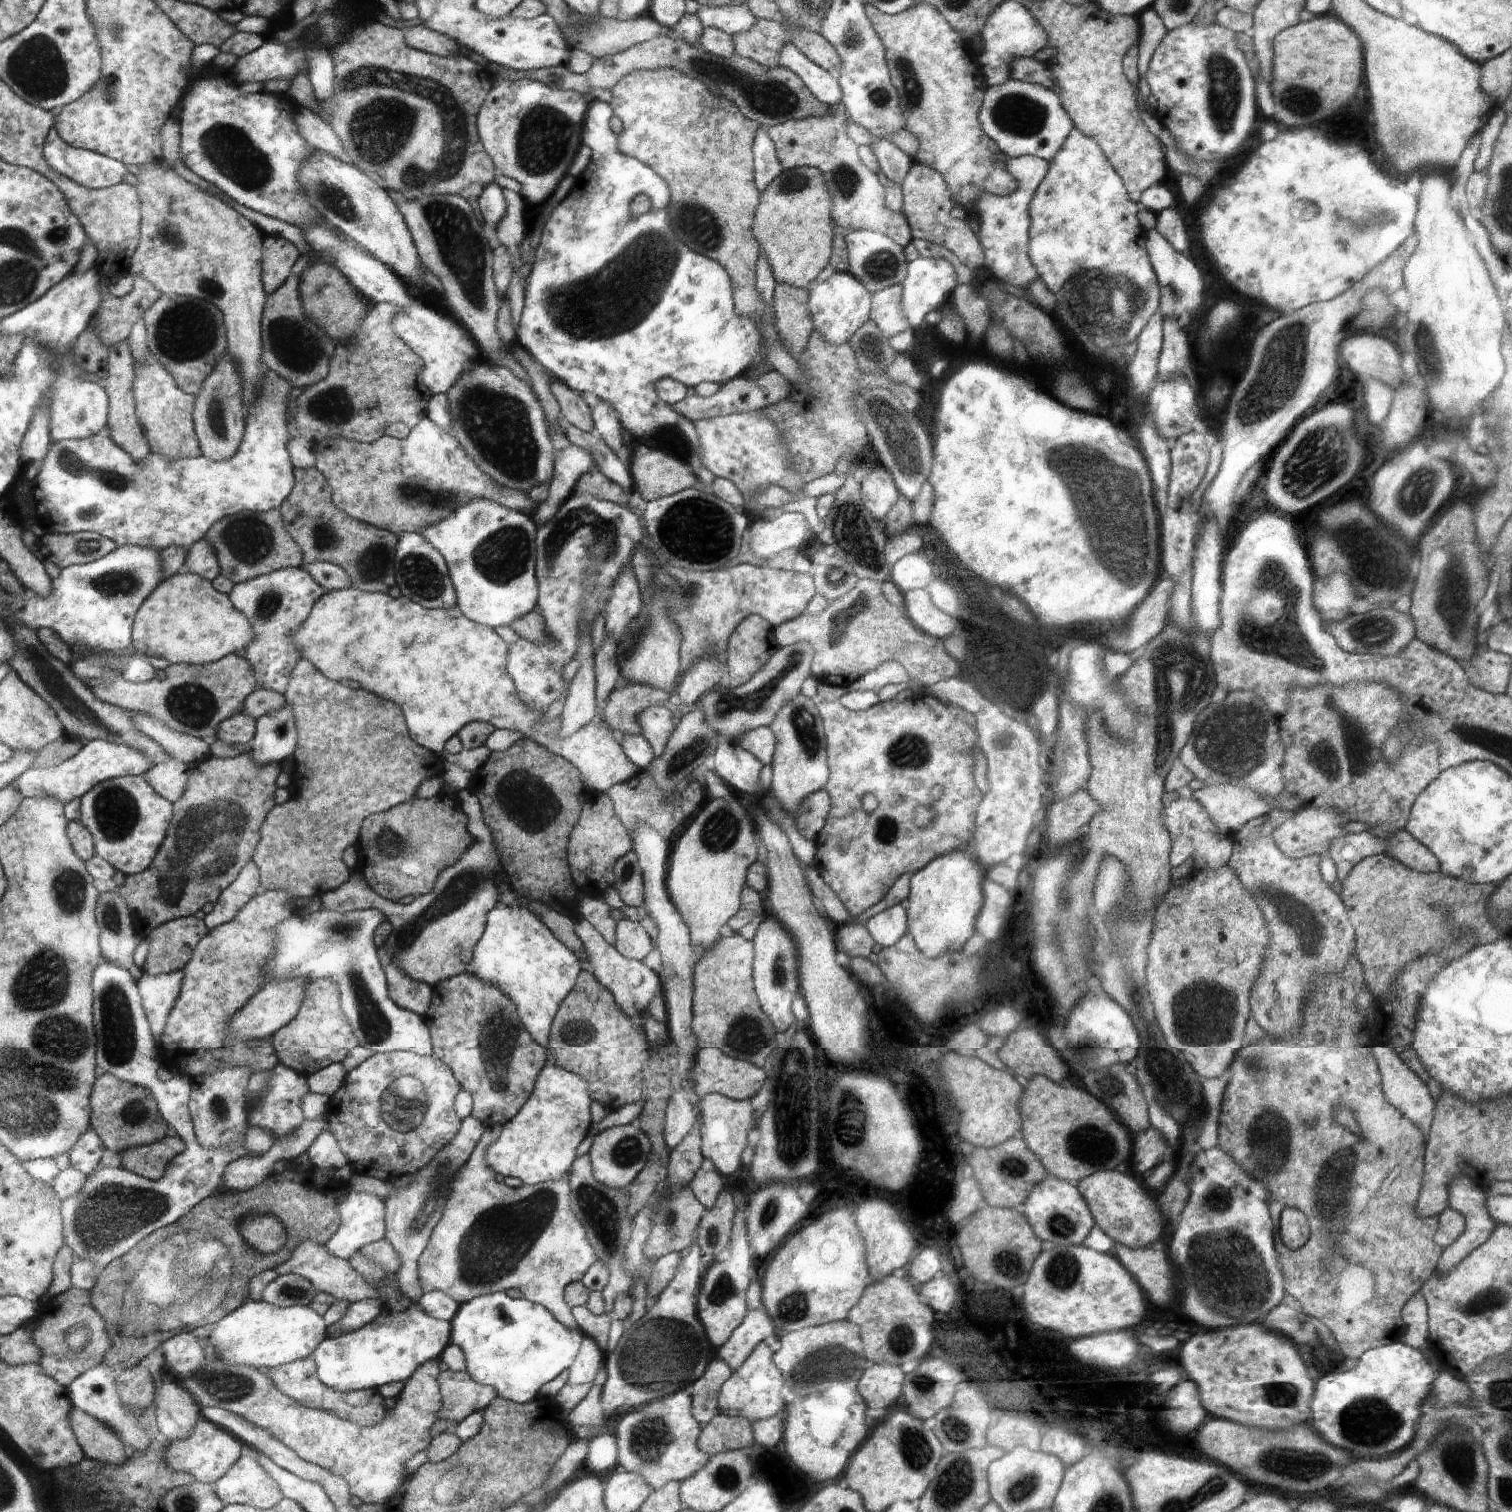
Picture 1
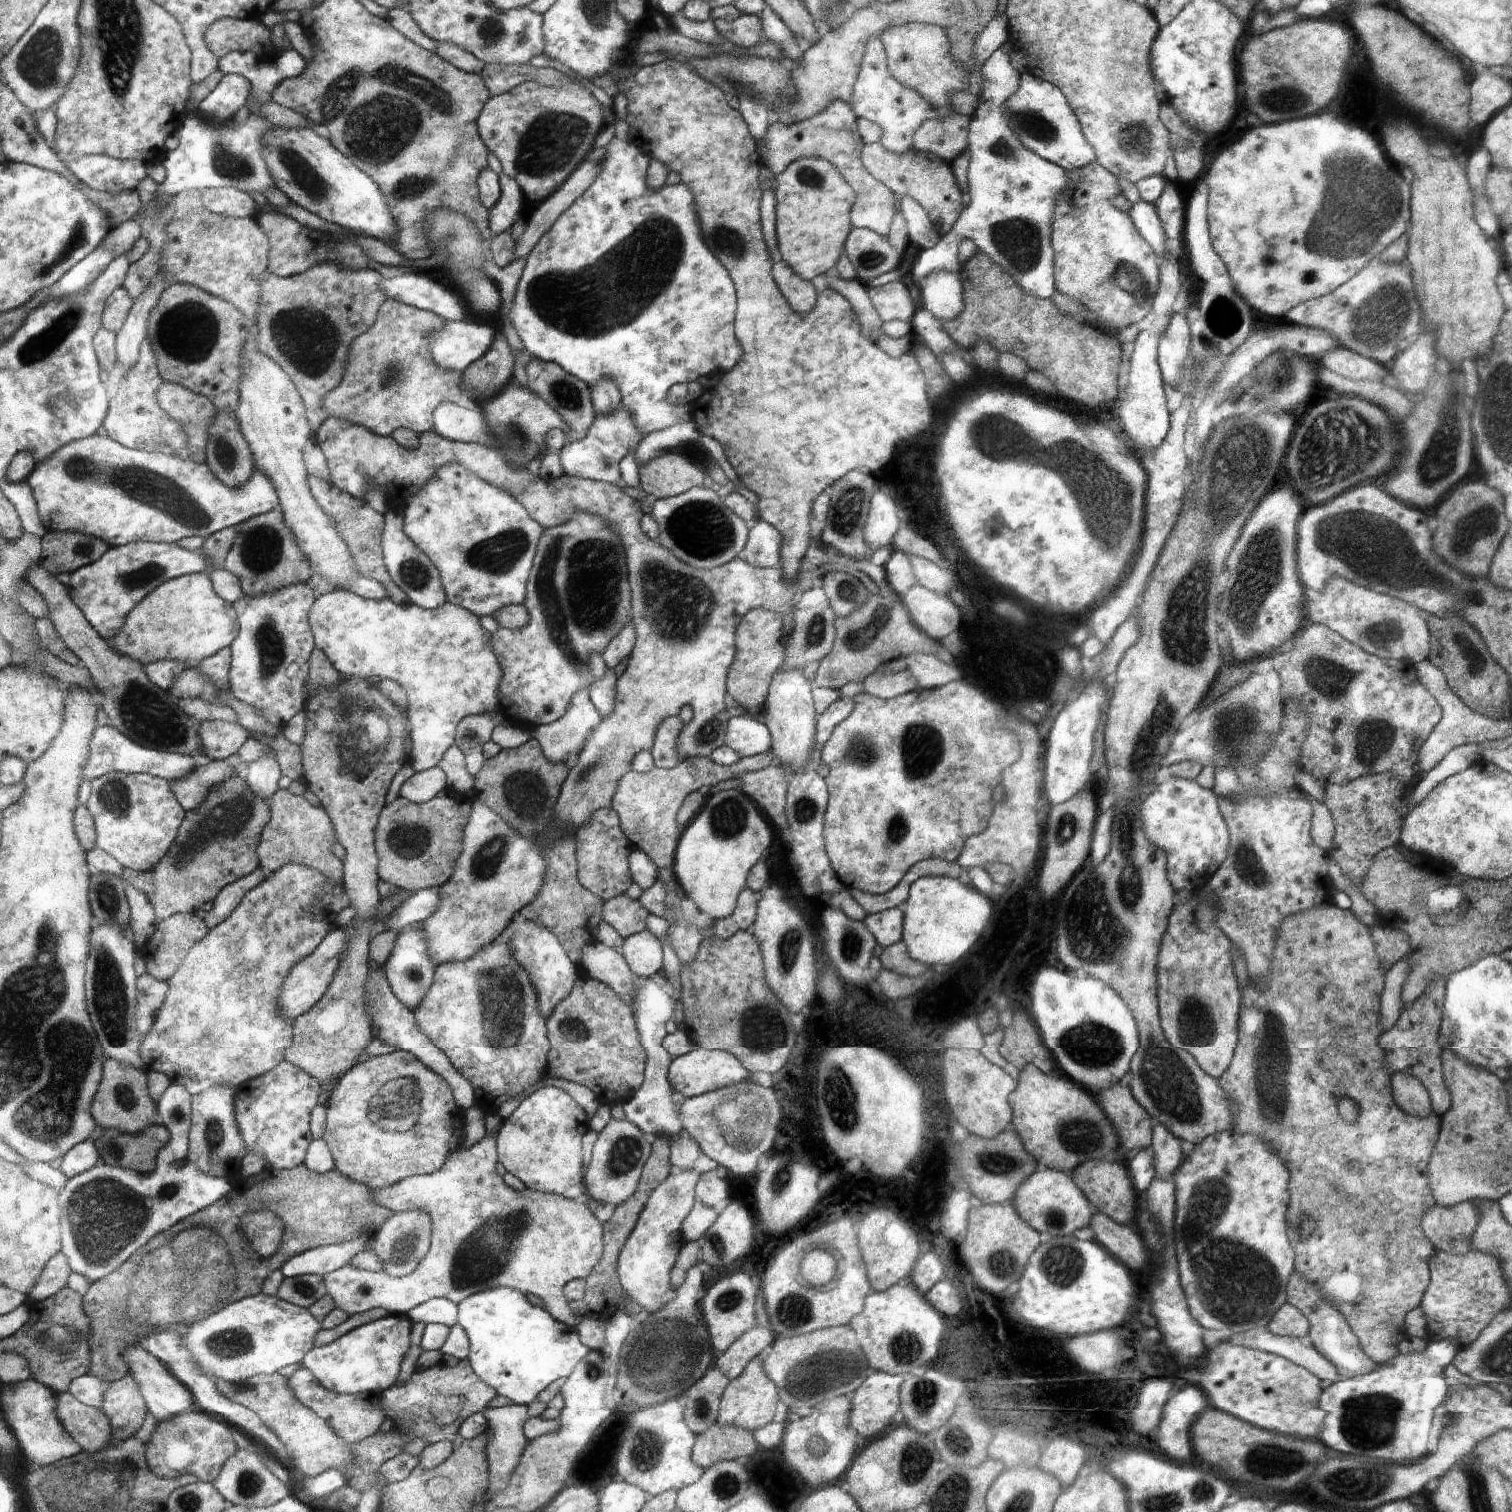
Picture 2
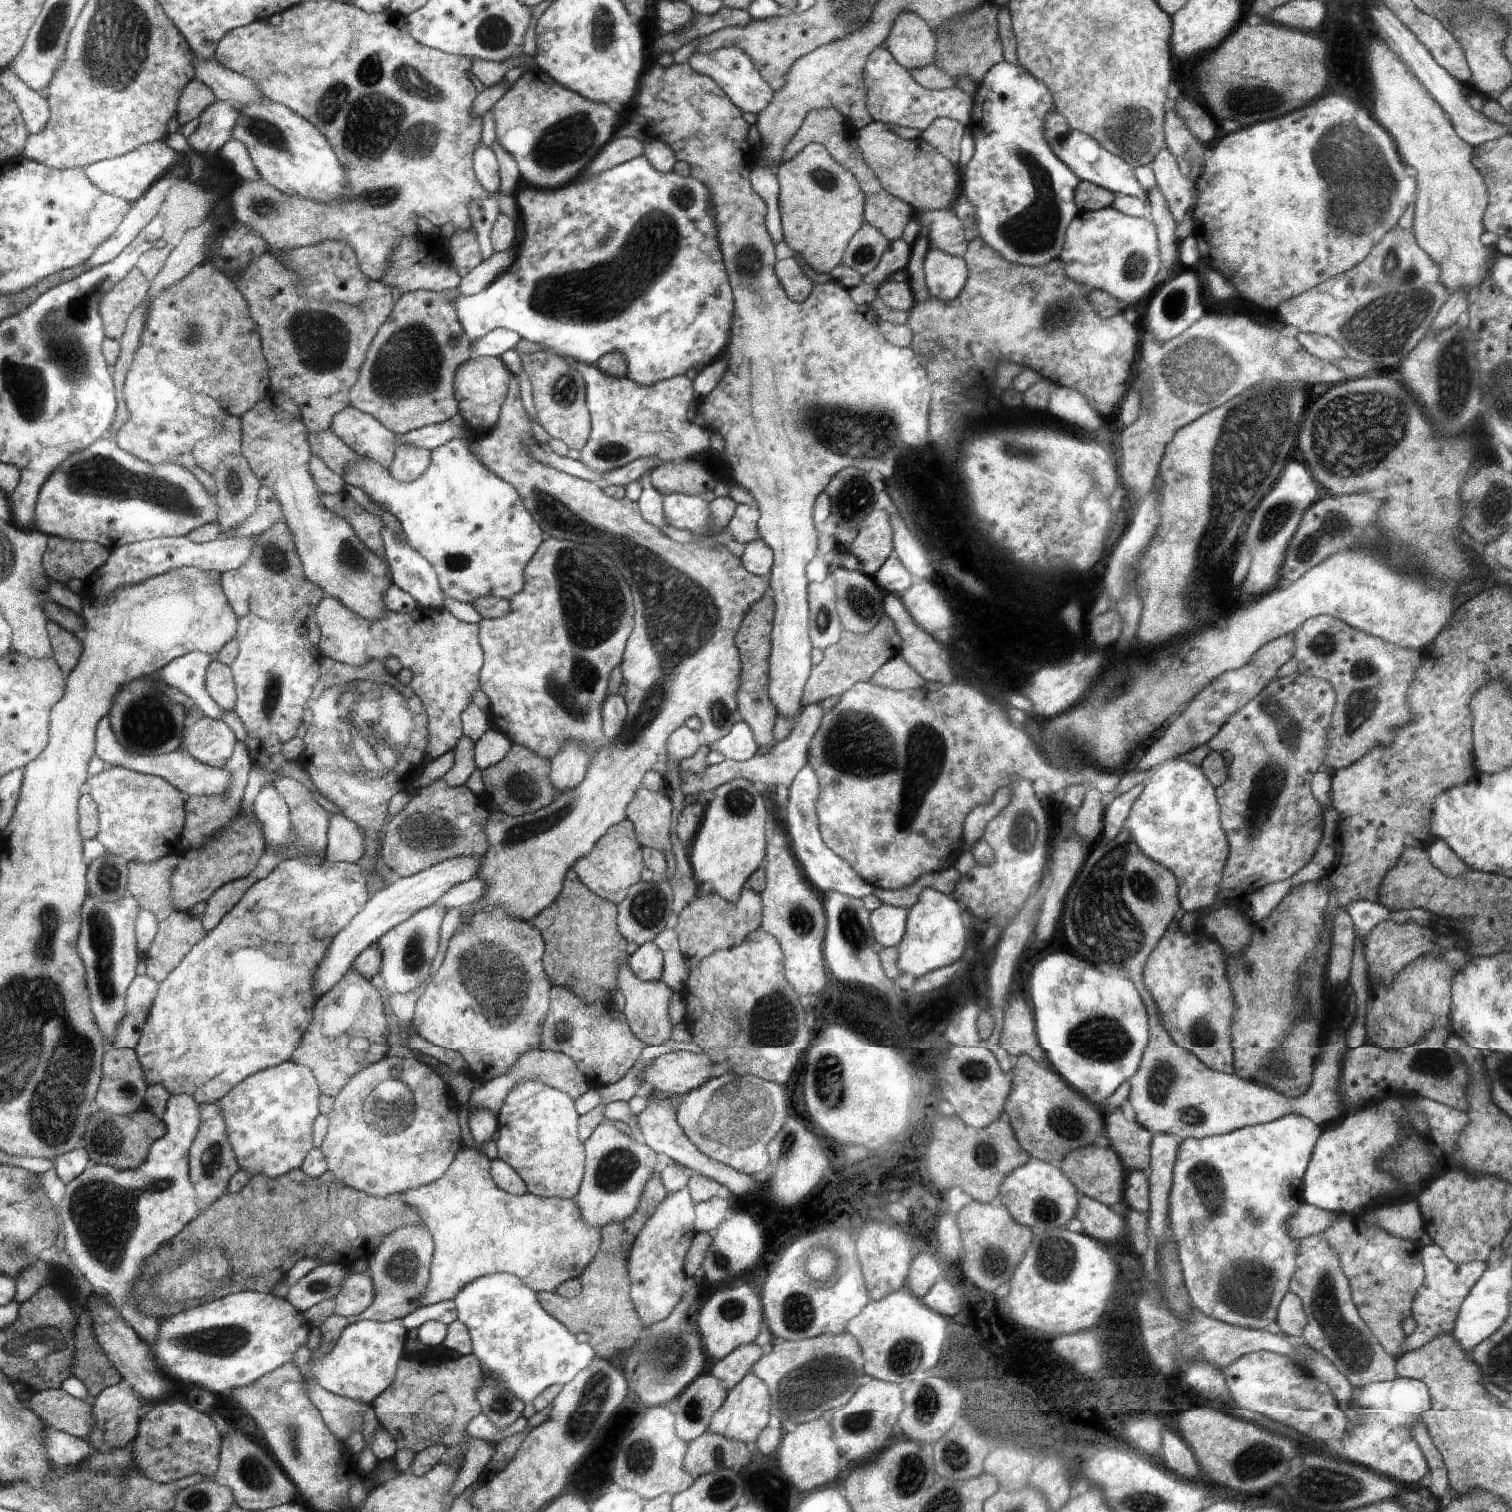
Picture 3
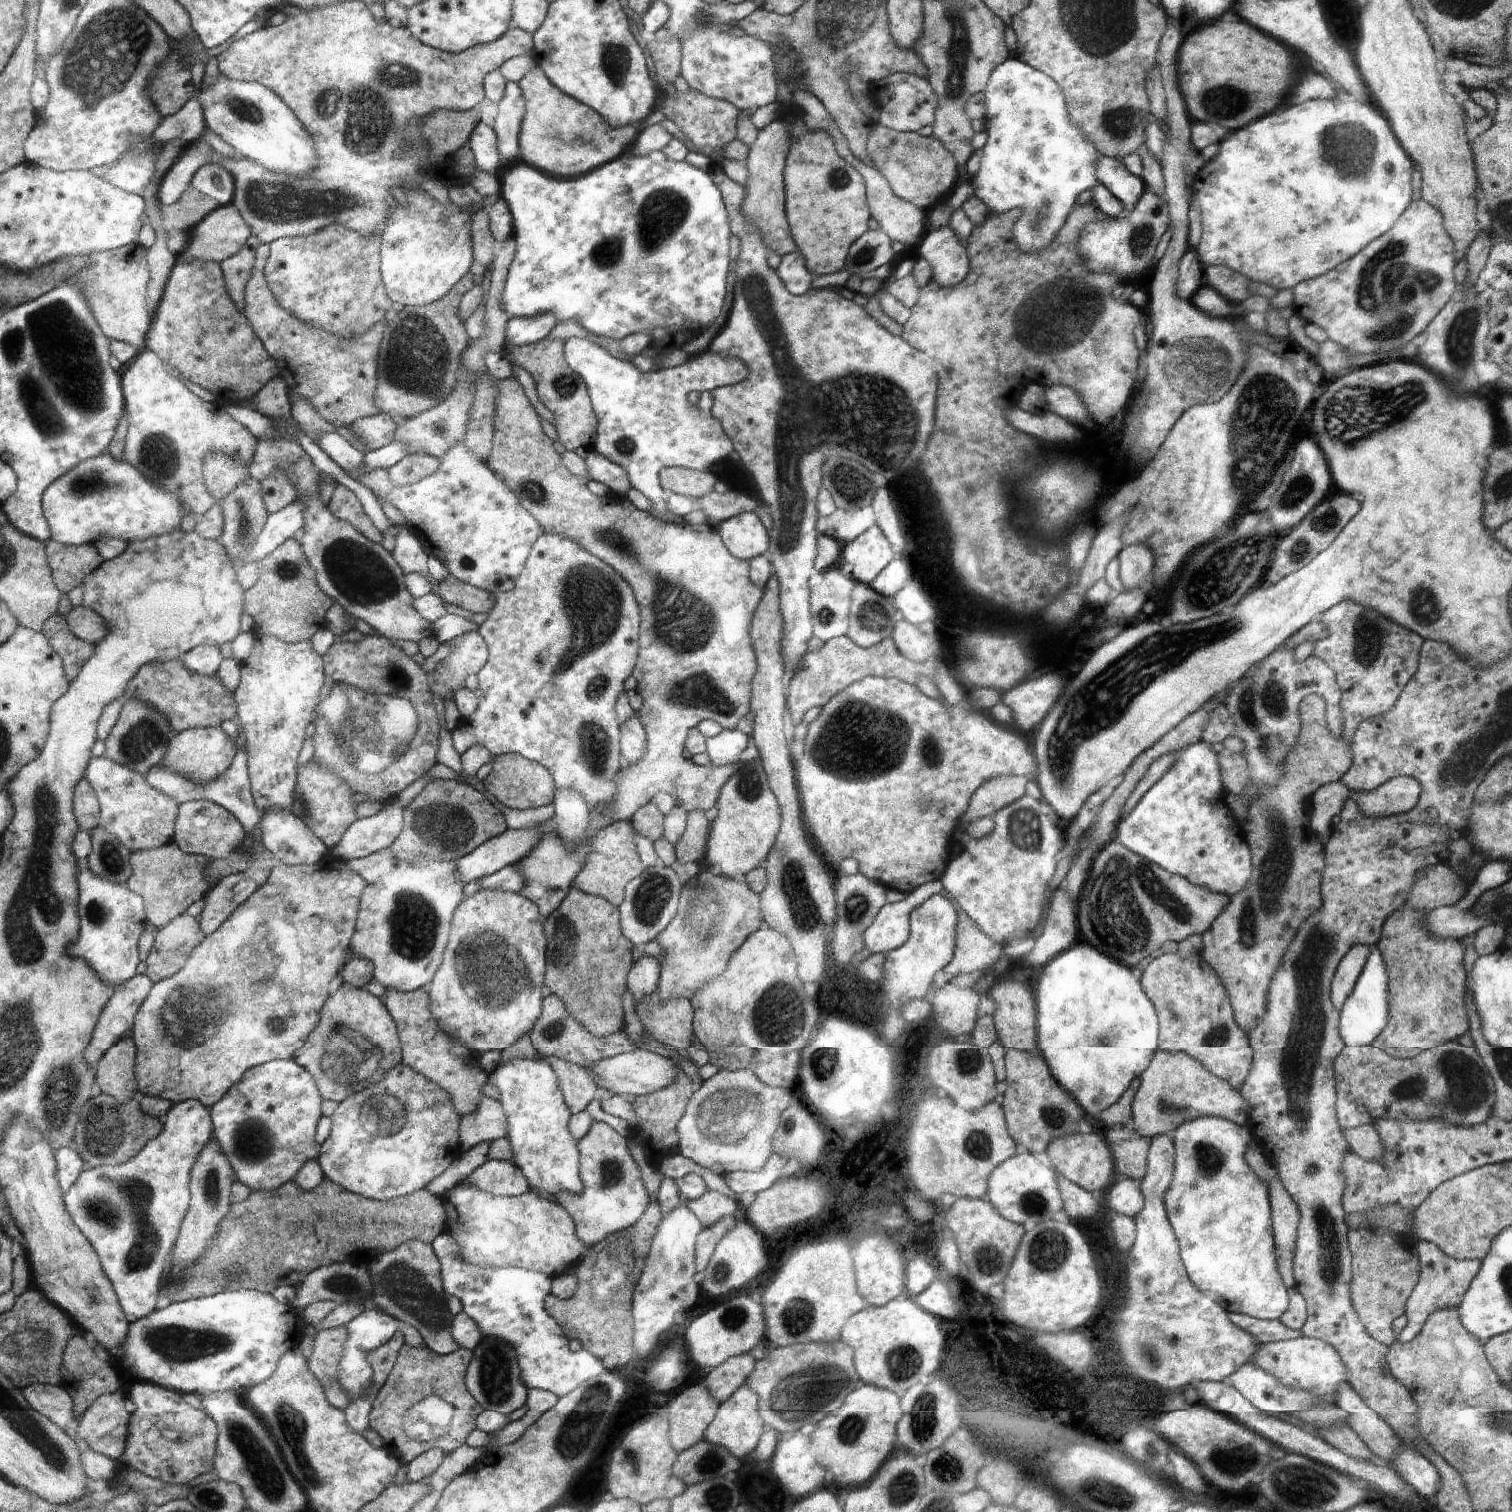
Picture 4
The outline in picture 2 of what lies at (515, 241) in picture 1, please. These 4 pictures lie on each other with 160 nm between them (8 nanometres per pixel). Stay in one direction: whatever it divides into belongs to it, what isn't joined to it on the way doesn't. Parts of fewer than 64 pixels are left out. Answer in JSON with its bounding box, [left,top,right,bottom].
[489,171,524,235]

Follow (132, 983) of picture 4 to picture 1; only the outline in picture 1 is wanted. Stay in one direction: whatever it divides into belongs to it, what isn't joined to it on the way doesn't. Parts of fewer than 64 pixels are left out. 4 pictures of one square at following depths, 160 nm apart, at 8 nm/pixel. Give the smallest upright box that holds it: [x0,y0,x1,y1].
[137,971,182,1038]

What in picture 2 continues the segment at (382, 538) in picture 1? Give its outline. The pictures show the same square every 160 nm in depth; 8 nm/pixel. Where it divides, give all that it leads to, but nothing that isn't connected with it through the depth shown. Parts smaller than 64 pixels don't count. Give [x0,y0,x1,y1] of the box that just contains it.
[308,475,408,605]

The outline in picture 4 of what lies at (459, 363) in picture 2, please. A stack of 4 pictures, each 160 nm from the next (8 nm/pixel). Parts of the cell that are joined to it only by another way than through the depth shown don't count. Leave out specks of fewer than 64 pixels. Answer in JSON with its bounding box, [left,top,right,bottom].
[505,312,557,346]

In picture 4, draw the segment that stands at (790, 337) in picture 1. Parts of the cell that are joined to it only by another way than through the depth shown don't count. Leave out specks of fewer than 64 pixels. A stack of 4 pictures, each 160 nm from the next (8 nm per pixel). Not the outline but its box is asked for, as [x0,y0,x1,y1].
[775,250,815,295]

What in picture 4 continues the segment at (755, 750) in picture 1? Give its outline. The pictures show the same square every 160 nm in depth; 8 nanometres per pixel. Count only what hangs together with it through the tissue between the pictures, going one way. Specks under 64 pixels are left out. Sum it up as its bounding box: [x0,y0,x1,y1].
[706,728,749,766]

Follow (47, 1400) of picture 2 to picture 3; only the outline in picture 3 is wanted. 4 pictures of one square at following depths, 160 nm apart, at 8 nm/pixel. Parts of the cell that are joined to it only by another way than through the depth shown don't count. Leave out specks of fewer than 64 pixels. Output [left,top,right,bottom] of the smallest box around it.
[47,1426,93,1466]

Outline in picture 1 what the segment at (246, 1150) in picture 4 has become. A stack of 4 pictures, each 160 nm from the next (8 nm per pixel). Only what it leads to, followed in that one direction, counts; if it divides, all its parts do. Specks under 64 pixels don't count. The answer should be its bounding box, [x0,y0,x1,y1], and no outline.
[247,1062,309,1138]

